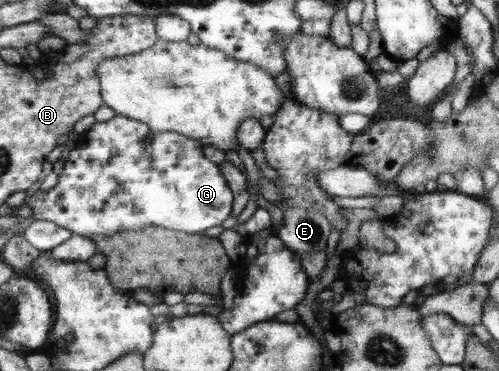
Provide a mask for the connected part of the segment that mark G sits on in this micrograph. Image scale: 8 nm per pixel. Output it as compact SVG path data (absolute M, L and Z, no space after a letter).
M116 115L108 122L94 122L89 130L79 135L75 147L69 150L58 184L48 192L37 191L27 196L24 213L34 220L47 220L87 237L112 236L149 226L198 234L220 226L231 215L234 194L219 165L204 155L201 141L179 132L156 132L150 136L150 145L145 145L149 134L148 125L126 116Z

